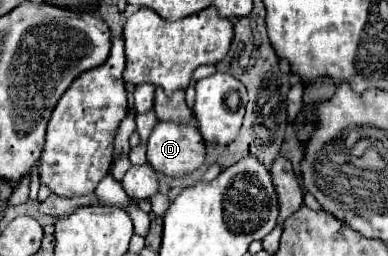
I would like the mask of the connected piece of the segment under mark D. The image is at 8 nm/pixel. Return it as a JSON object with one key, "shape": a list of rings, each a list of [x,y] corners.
{"shape":[[[159,121],[147,141],[147,161],[149,165],[167,177],[181,177],[197,171],[205,163],[205,141],[195,127],[195,123],[163,123]]]}

